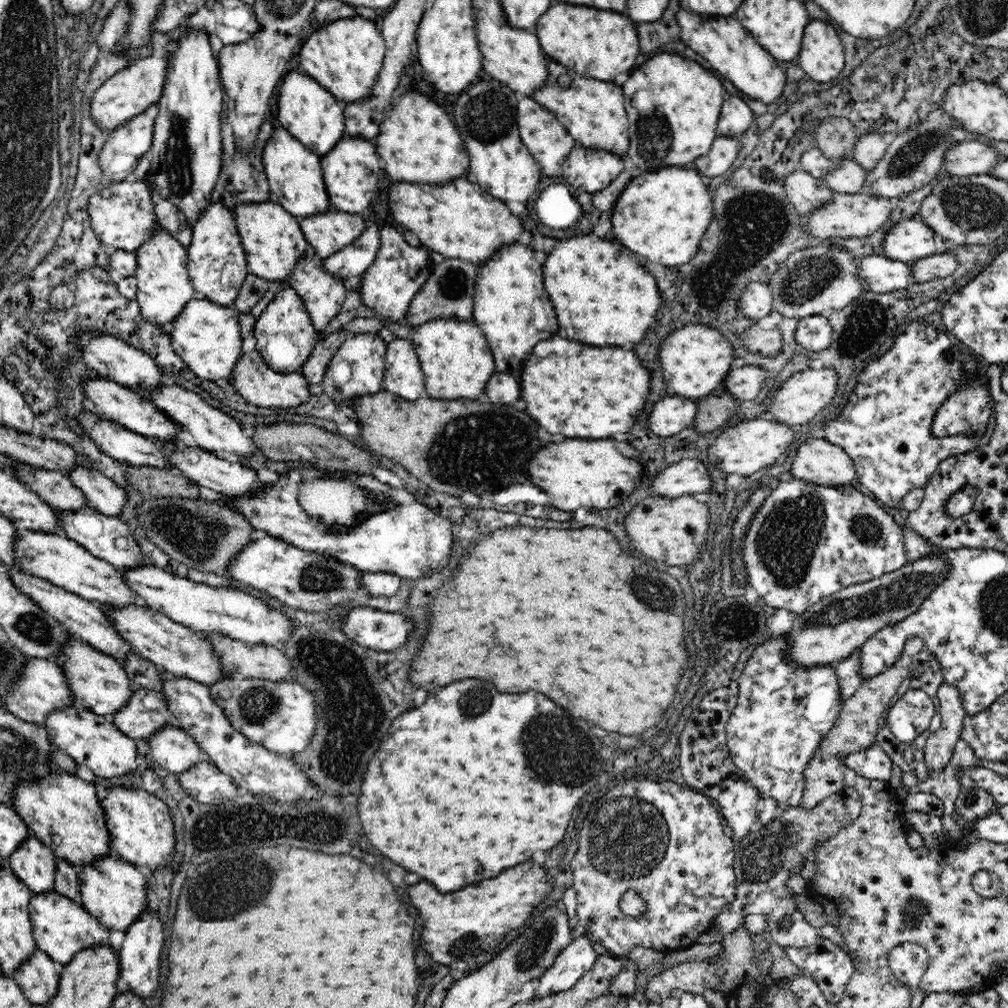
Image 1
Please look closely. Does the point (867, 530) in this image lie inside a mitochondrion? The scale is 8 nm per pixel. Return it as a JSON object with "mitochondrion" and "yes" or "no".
{"mitochondrion":"yes"}

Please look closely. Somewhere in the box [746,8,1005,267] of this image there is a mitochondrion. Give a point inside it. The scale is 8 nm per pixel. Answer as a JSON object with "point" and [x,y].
{"point":[912,154]}

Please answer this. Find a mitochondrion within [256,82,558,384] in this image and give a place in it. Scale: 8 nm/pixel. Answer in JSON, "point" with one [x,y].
{"point":[488,117]}

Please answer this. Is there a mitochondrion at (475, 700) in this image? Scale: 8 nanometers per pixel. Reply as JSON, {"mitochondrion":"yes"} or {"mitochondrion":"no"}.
{"mitochondrion":"yes"}

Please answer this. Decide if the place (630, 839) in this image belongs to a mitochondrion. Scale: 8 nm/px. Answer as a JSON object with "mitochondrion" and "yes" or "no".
{"mitochondrion":"yes"}

